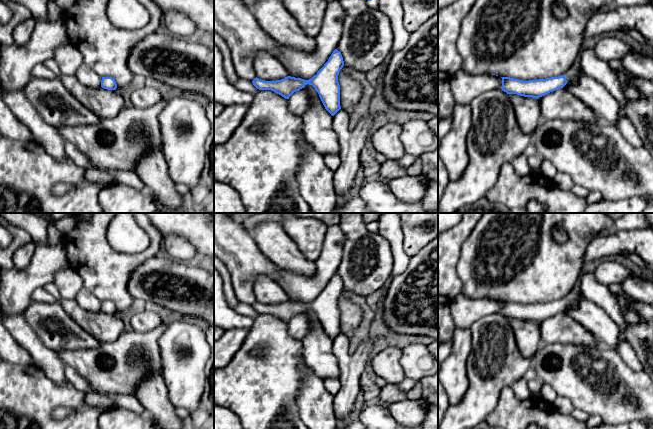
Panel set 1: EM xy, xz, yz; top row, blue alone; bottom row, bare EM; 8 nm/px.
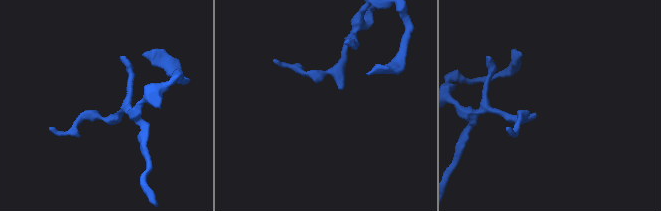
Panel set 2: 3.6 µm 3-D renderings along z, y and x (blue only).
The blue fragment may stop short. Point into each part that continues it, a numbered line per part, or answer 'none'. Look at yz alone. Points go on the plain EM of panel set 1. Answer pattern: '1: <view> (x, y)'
1: yz (572, 296)

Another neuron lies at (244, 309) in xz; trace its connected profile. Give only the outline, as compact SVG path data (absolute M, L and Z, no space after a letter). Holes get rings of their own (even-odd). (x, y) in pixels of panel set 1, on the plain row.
M239 301L233 309L241 315L252 317L254 320L256 320L260 315L253 309L252 305L248 305Z

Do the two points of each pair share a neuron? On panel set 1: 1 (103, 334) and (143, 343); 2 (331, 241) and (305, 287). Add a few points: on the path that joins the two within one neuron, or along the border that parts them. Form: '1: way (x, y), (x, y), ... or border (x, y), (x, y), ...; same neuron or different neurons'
1: border (123, 330), (112, 341), (100, 344); different neurons
2: way (331, 253), (324, 271), (317, 278); same neuron

